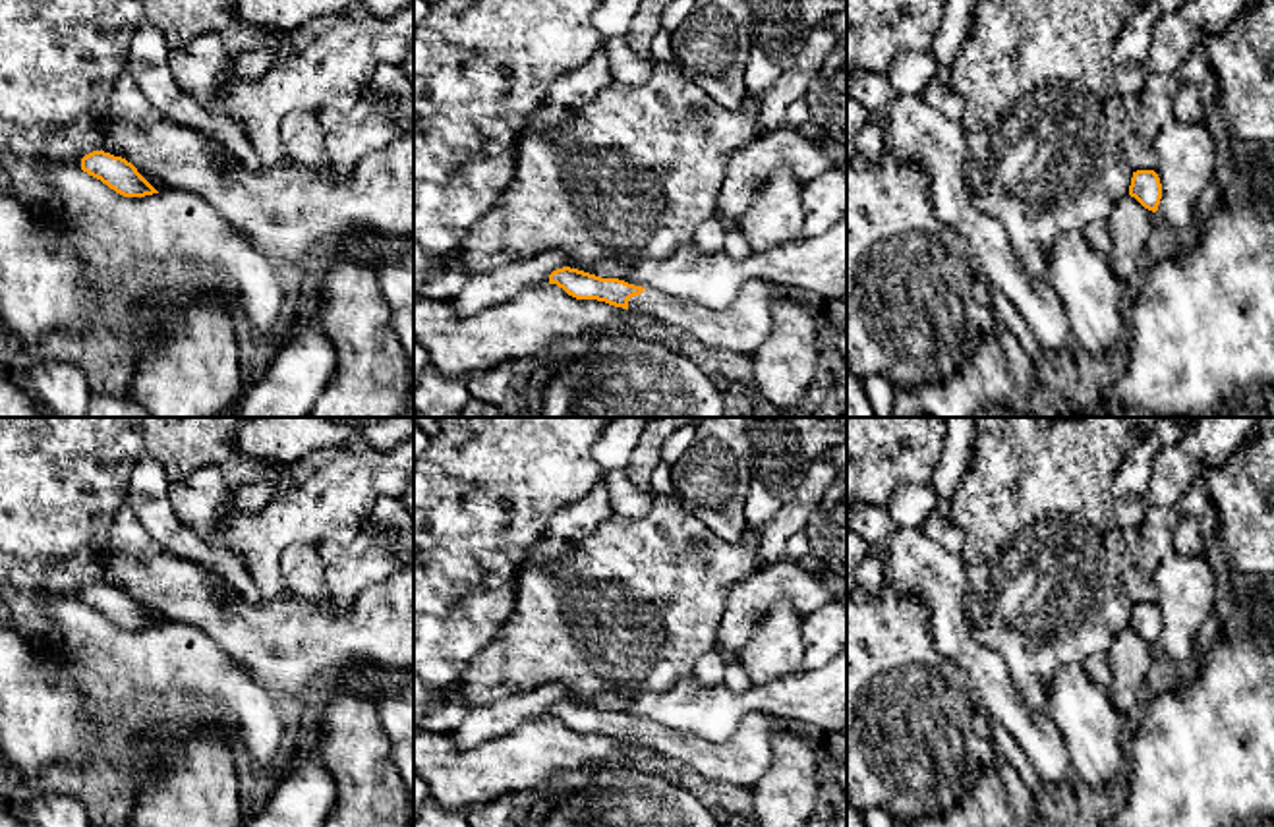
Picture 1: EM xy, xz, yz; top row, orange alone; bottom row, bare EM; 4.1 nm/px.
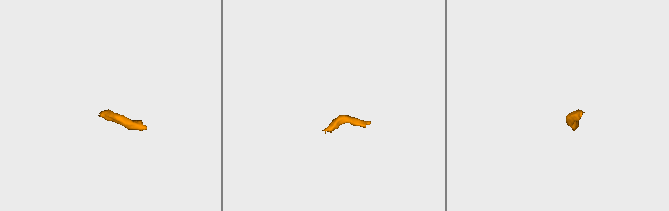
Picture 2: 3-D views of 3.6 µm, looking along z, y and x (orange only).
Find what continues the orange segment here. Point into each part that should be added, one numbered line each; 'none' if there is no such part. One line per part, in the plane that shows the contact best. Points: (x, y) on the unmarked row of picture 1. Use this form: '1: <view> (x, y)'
1: xz (745, 758)

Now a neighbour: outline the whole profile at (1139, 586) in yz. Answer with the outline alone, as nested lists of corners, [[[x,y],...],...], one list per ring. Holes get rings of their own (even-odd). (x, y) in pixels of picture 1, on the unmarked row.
[[[1125,533],[1129,551],[1121,560],[1121,580],[1125,584],[1125,591],[1133,605],[1137,603],[1154,603],[1154,584],[1152,576],[1144,570],[1135,551],[1137,533]]]

